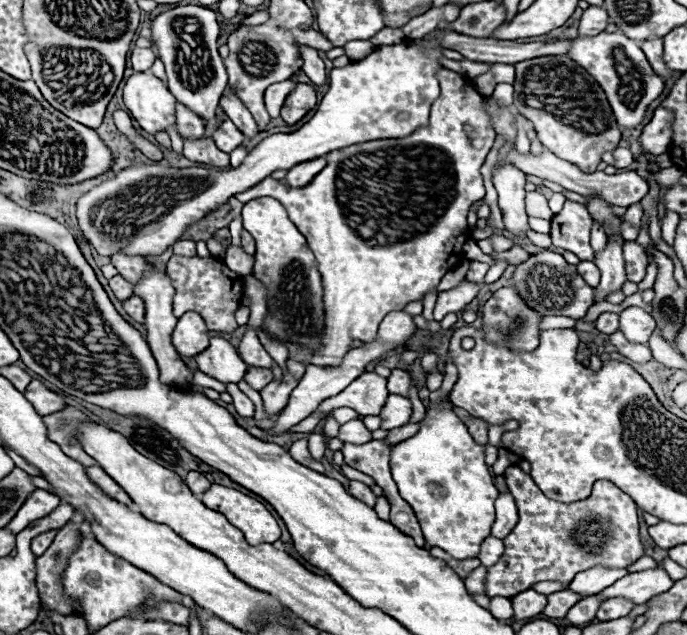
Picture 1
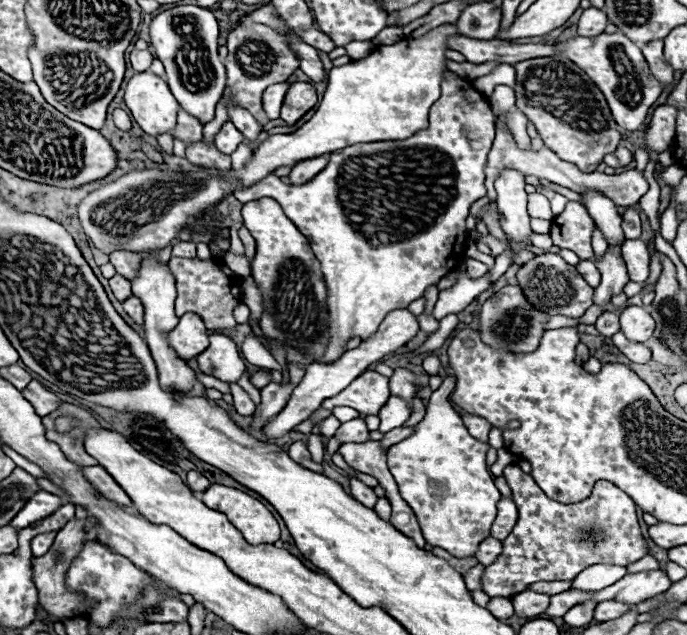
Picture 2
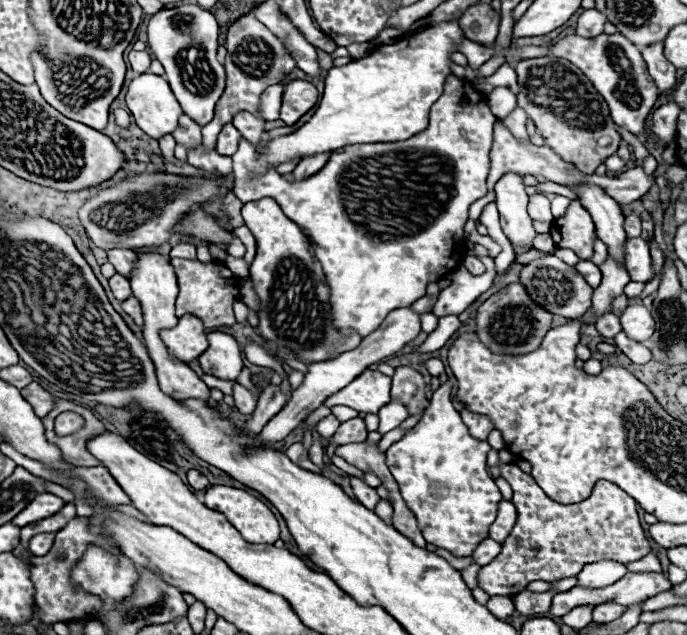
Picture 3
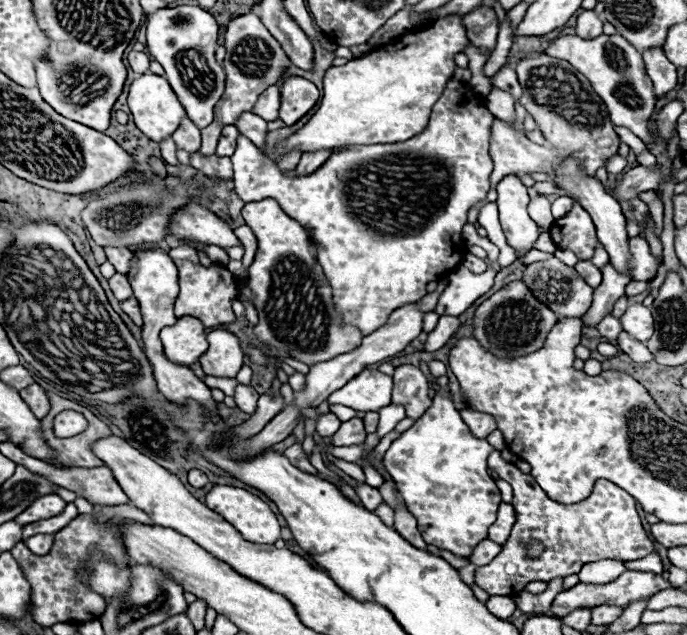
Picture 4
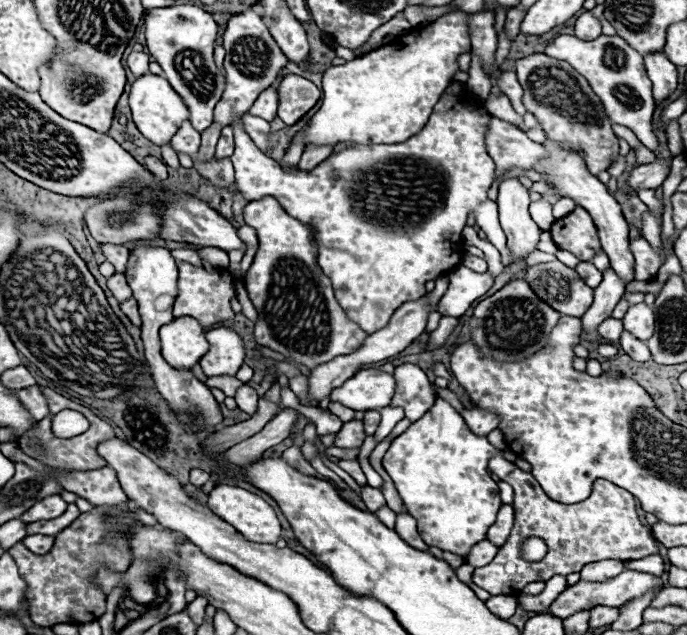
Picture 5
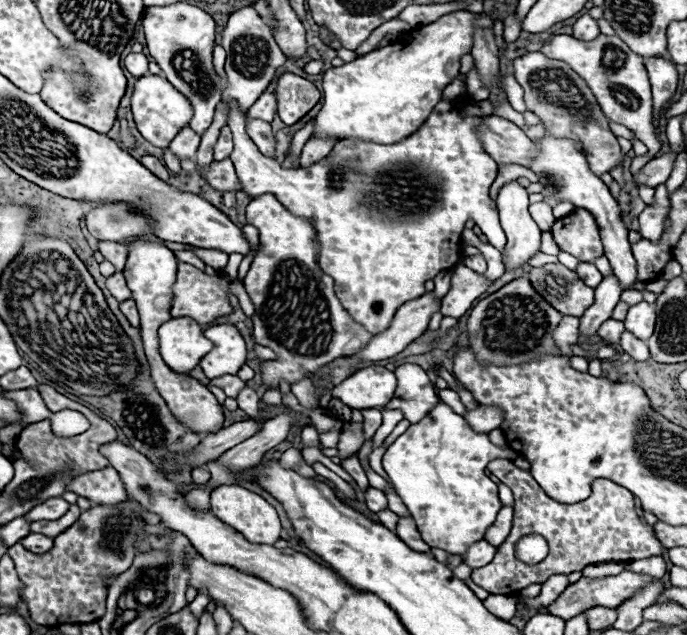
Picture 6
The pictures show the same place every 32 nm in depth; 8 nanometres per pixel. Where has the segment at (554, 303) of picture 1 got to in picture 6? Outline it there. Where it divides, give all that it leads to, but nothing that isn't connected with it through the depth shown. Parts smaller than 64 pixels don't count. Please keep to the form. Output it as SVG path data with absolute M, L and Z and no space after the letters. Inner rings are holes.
M546 264L532 268L530 282L542 298L546 298L564 316L580 318L594 302L594 290L588 288L572 270L562 264Z

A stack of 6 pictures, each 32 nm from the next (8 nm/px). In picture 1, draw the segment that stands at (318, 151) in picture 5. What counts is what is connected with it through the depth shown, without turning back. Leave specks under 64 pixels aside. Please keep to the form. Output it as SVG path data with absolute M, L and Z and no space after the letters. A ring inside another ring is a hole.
M324 156L308 160L308 162L300 162L298 166L294 166L286 174L286 184L288 186L306 186L324 166L326 166L326 158Z

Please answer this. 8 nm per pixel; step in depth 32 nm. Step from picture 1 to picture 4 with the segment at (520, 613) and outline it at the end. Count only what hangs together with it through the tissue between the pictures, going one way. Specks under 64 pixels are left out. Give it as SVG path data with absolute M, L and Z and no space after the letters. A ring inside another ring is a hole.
M552 578L548 582L548 588L542 594L530 594L530 592L520 592L516 596L516 606L522 612L532 612L532 614L544 614L550 610L552 598L556 598L556 594L562 592L562 578Z

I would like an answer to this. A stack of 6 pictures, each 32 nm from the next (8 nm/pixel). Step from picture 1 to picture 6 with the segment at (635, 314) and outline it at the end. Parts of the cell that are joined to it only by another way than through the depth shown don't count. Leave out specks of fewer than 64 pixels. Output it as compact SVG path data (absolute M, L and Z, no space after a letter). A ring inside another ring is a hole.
M648 302L630 306L626 320L624 320L626 330L632 332L634 336L638 336L640 340L648 340L654 334L654 322L656 322L654 304L648 304Z

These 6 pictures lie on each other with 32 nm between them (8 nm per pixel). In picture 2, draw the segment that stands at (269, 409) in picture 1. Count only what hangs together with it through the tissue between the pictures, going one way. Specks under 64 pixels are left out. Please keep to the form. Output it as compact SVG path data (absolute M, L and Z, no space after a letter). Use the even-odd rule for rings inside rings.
M270 382L268 386L262 388L262 400L260 400L260 406L258 410L254 412L254 422L250 424L250 428L254 430L262 430L264 422L268 422L272 416L276 416L288 402L290 398L290 392L294 390L294 384L274 384Z

